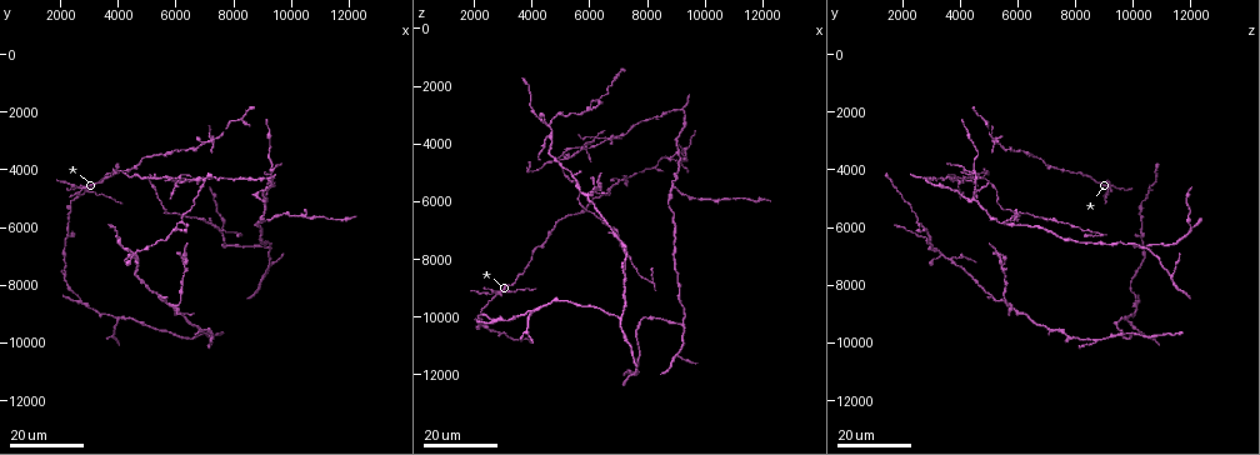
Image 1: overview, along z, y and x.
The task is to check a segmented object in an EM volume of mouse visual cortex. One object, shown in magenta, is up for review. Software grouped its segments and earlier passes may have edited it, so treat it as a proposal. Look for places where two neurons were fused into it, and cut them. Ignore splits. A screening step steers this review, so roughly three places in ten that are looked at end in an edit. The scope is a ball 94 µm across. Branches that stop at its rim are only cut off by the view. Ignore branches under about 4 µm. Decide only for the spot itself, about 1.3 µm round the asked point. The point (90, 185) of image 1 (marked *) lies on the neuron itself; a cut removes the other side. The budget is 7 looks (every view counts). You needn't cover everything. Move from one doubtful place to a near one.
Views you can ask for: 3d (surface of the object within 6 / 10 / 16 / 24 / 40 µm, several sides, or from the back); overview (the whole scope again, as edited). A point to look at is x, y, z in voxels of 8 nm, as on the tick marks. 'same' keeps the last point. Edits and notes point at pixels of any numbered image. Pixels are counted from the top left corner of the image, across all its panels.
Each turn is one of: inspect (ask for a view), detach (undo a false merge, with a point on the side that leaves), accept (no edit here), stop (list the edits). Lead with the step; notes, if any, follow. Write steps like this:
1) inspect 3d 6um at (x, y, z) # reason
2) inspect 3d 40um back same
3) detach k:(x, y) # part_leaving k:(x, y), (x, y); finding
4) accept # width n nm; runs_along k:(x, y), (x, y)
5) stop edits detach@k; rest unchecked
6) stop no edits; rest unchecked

inspect 3d 24um at (7300, 2900, 5200) # sudden change in width

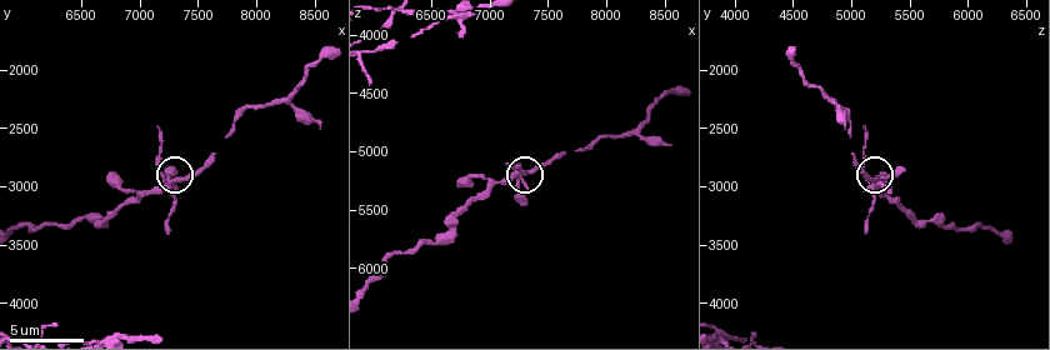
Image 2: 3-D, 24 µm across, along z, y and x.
inspect 3d 10um at (7300, 2920, 5180)

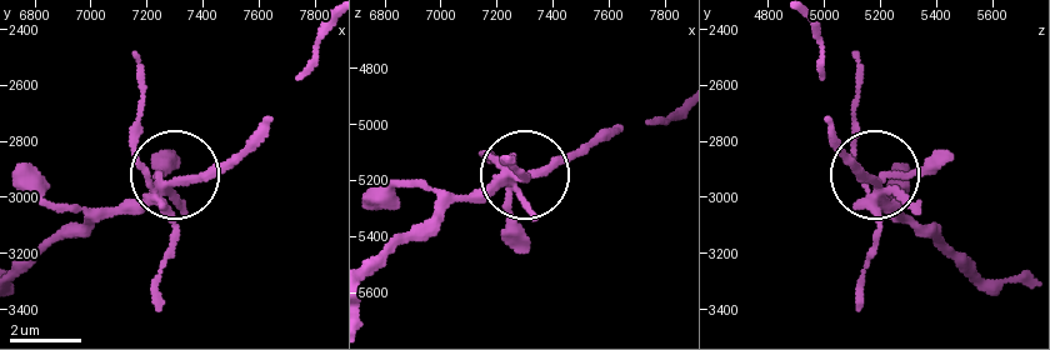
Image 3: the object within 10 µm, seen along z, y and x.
detach 3:(169, 253) # part_leaving 3:(155, 194), (140, 153), (134, 56); a second neuron is stuck on

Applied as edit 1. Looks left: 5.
inspect overview

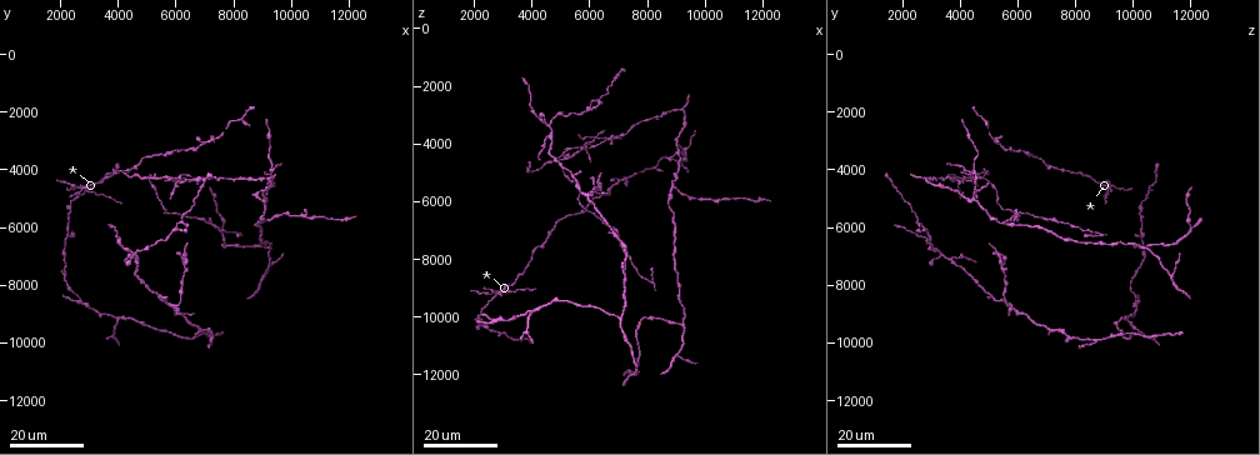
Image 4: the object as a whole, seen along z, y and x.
inspect 3d 24um at (6300, 7200, 5600) # two arms in line, one across

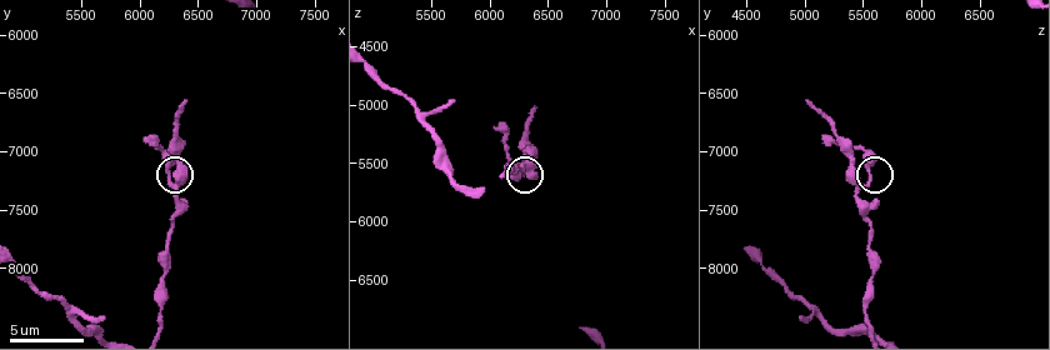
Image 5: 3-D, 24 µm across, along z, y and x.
inspect 3d 10um at (6300, 7300, 5480) # zoom in

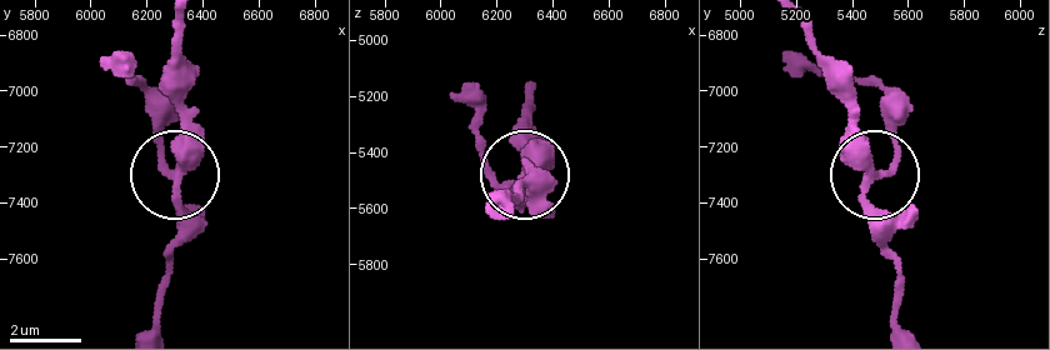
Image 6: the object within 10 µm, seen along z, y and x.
accept # runs_along 6:(900, 324), (896, 260), (870, 189), (896, 144), (896, 94); continuous, no second neuron

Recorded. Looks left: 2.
inspect 3d 16um at (9400, 4200, 4500) # arms part here

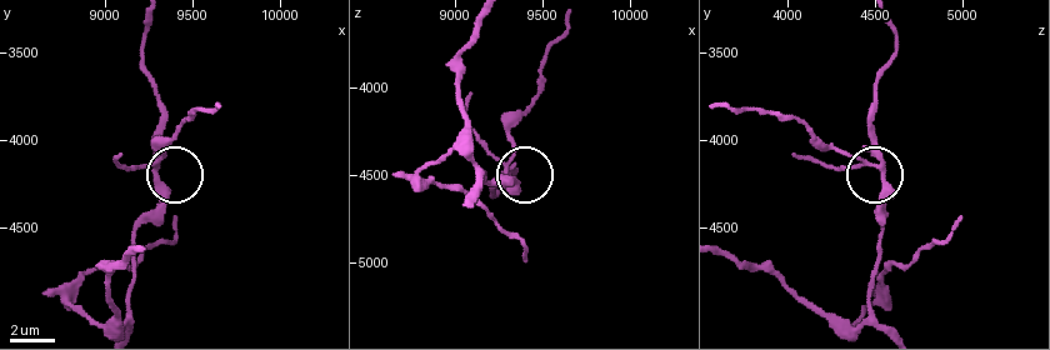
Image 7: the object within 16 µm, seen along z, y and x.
inspect 3d 10um at (9320, 4120, 4420)

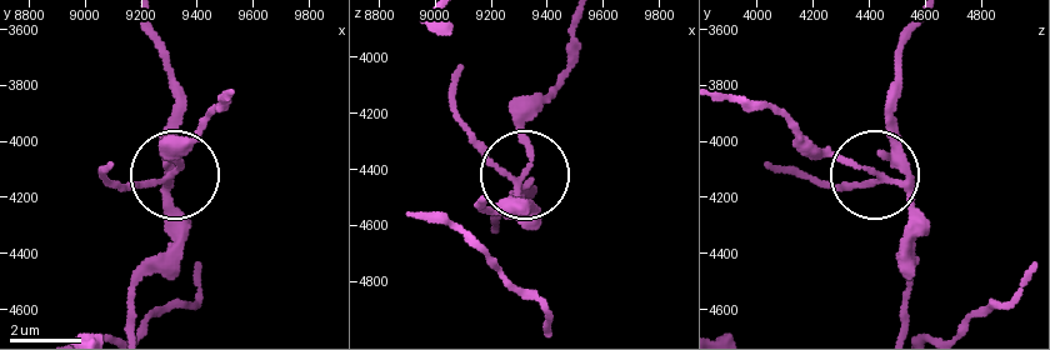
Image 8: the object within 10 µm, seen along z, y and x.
detach 8:(181, 168) # side_arm 9 um; arms 3; two neurons meet here

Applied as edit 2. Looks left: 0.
stop edits detach@3, detach@8; rest unchecked

